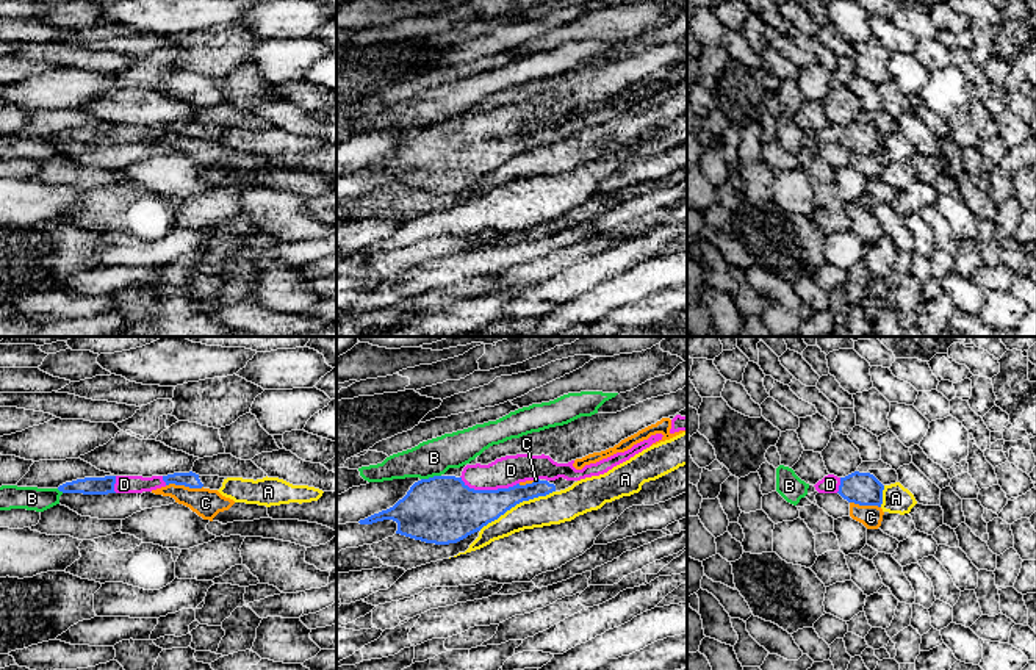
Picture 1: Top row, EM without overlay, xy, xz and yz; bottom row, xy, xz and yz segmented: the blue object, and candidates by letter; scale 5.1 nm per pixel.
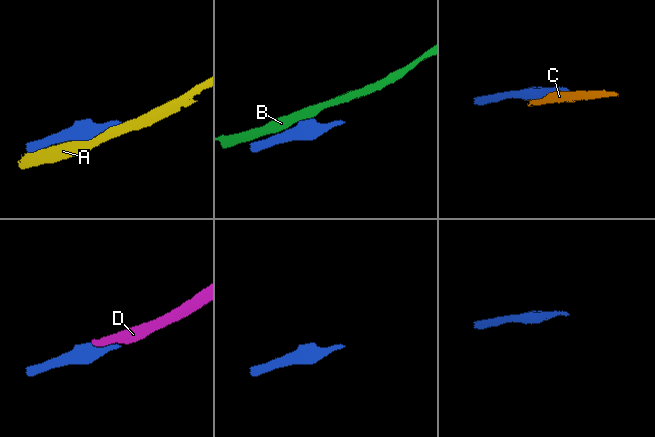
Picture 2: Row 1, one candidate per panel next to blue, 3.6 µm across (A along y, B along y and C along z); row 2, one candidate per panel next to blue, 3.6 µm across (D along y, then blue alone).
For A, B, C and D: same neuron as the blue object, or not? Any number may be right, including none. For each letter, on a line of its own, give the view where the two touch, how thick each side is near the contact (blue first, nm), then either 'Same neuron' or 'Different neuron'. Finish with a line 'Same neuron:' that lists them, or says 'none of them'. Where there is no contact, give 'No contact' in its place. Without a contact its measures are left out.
A: Touches blue in xz. Thickness 220 nm (blue) against 160 nm. Different neuron
B: Touches blue in xz. Thickness 340 nm (blue) against 190 nm. Different neuron
C: Touches blue in xy. Thickness 80 nm (blue) against 150 nm. Different neuron
D: Touches blue in xz. Thickness 340 nm (blue) against 160 nm. Same neuron
Same neuron: D

